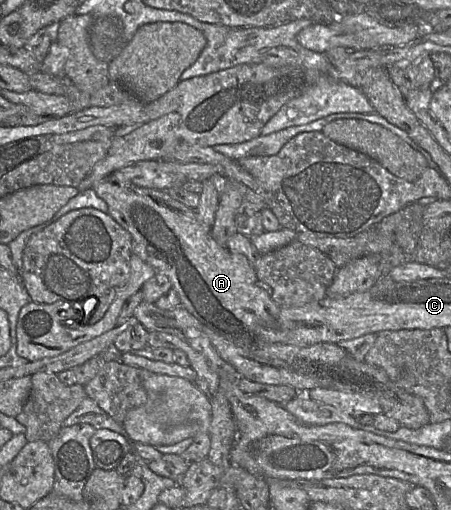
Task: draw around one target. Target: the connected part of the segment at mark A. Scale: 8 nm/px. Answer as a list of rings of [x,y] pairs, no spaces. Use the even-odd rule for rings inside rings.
[[[114,174],[100,180],[92,188],[108,205],[108,214],[132,236],[132,254],[139,256],[156,272],[165,274],[177,293],[181,305],[200,323],[224,337],[233,345],[247,351],[259,362],[281,367],[291,372],[311,377],[320,382],[321,388],[354,392],[371,398],[383,409],[384,414],[396,419],[401,426],[418,429],[430,424],[429,413],[423,400],[397,387],[380,368],[356,361],[335,343],[321,342],[309,346],[270,343],[264,340],[264,329],[276,325],[281,307],[258,286],[254,267],[248,259],[220,246],[212,237],[211,229],[198,219],[195,210],[175,200],[166,190],[143,188]]]

